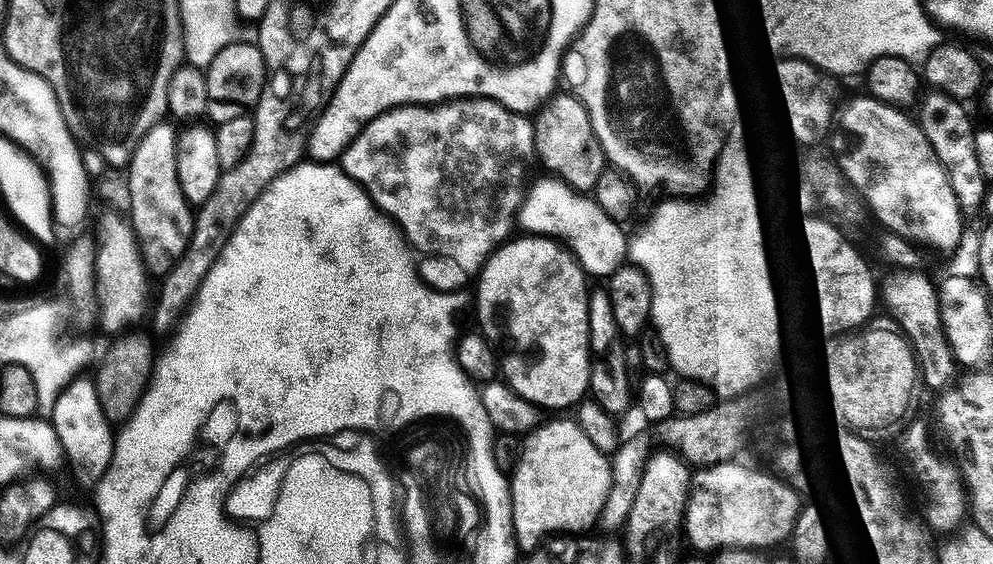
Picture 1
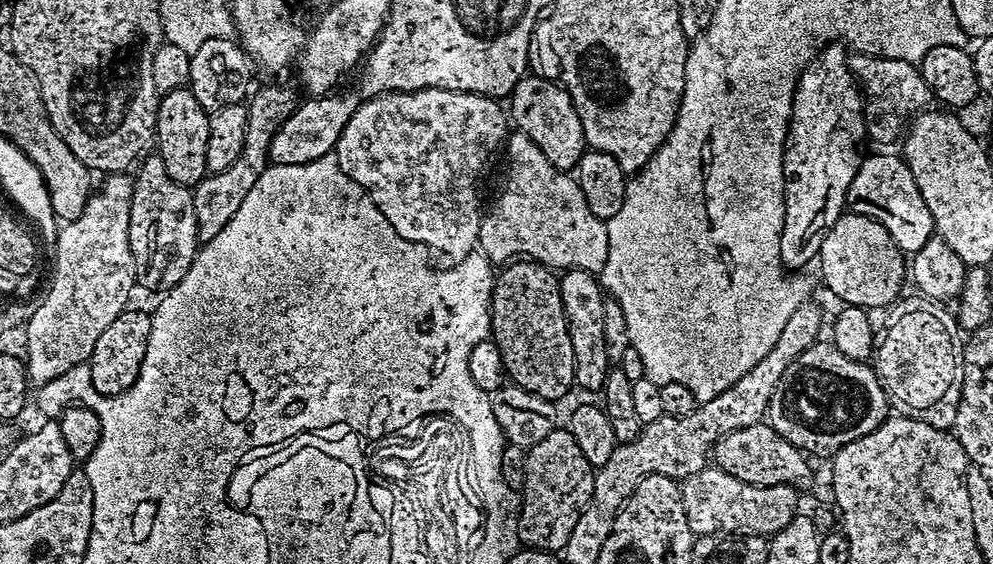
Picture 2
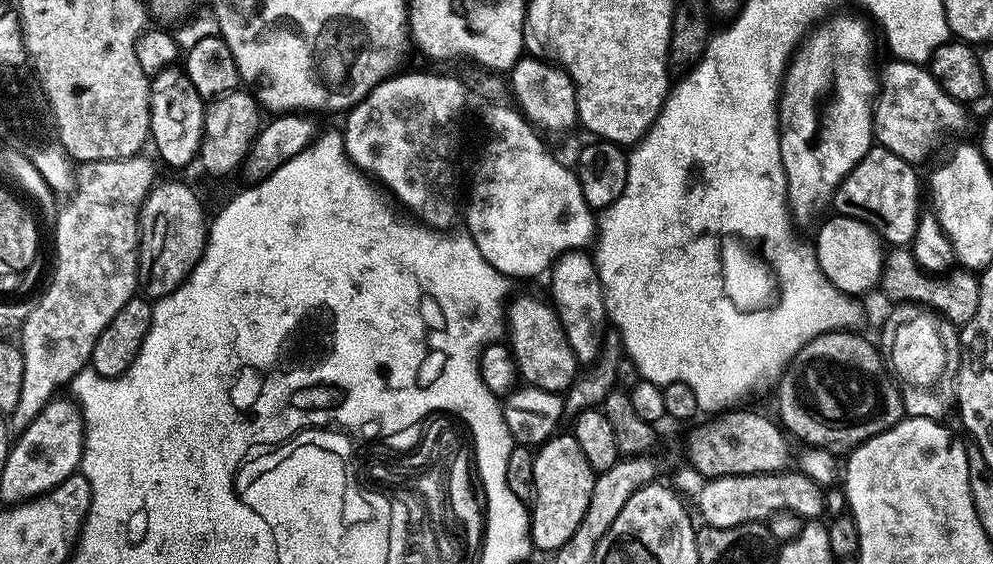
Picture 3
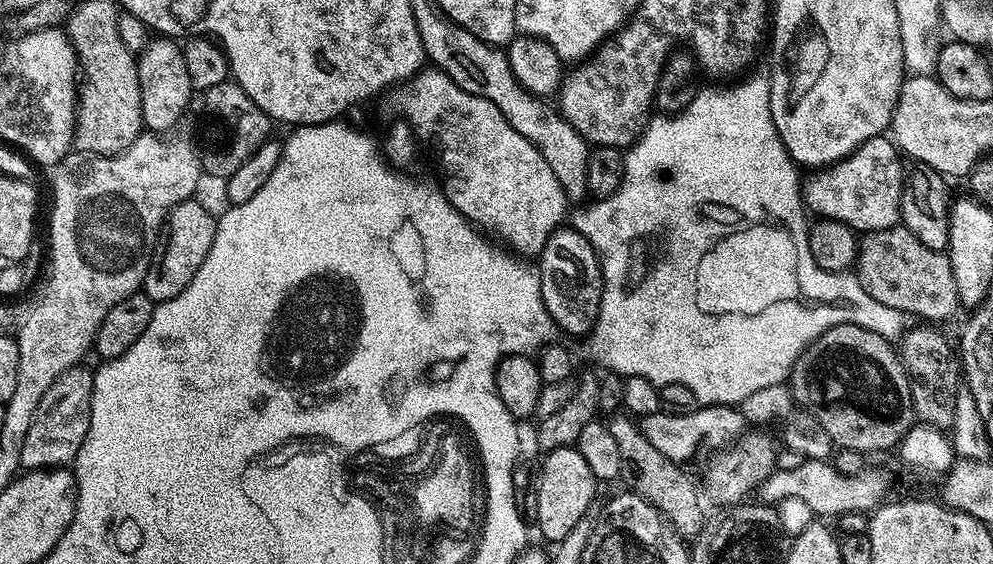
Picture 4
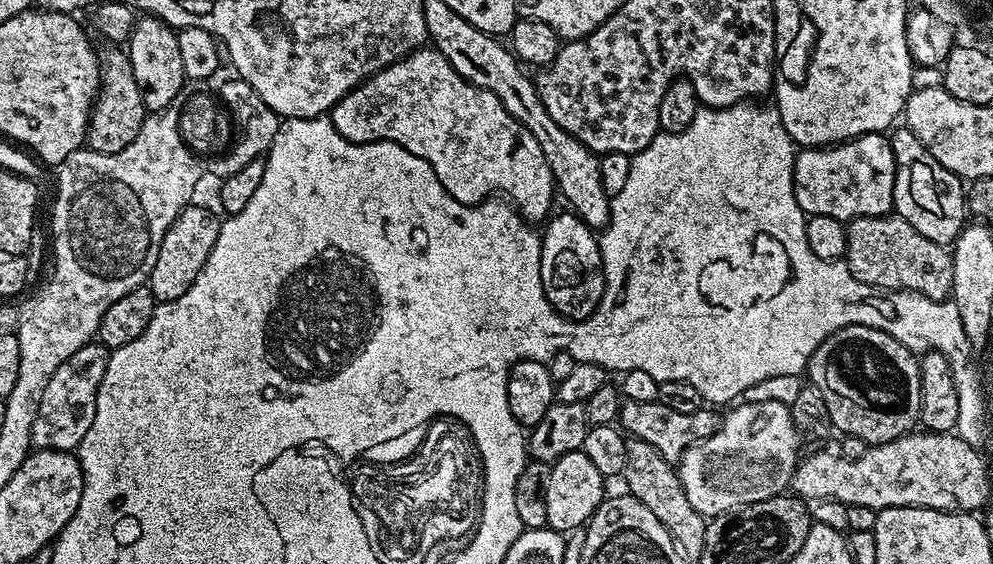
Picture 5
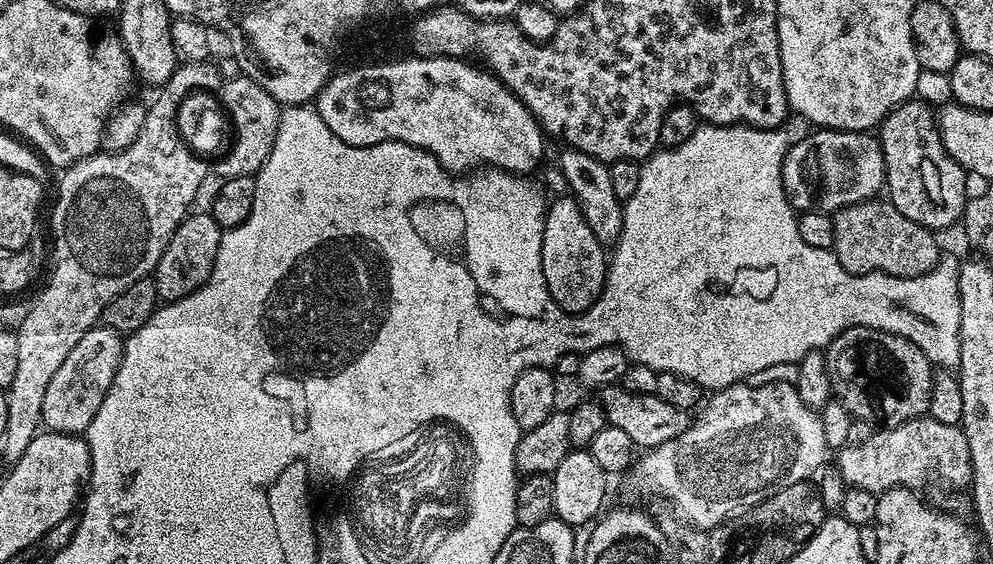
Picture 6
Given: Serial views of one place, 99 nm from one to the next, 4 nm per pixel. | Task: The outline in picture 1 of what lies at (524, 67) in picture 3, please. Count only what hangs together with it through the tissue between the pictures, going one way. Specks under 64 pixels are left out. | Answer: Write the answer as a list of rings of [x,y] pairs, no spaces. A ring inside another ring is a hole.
[[[556,94],[539,105],[532,123],[534,156],[545,164],[547,171],[558,180],[577,190],[590,190],[595,187],[597,173],[592,172],[592,160],[588,157],[588,146],[593,143],[590,127],[575,109],[570,94]],[[540,112],[540,113],[539,113]],[[588,188],[588,189],[584,189]]]

